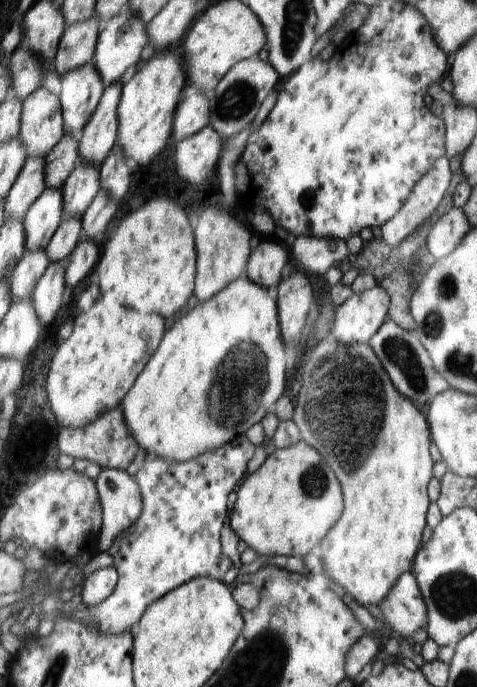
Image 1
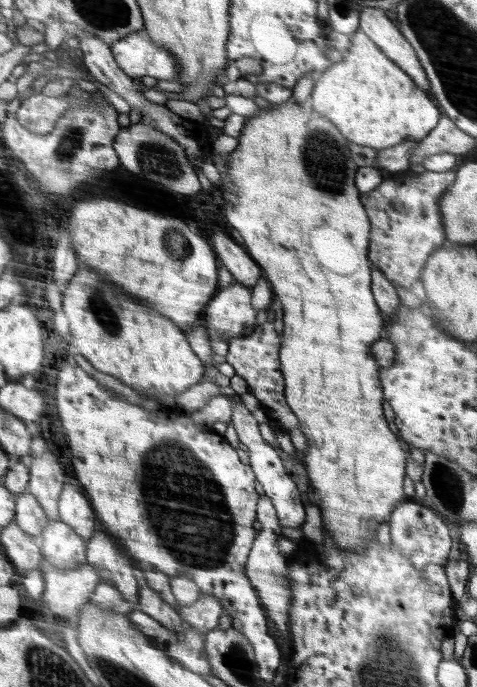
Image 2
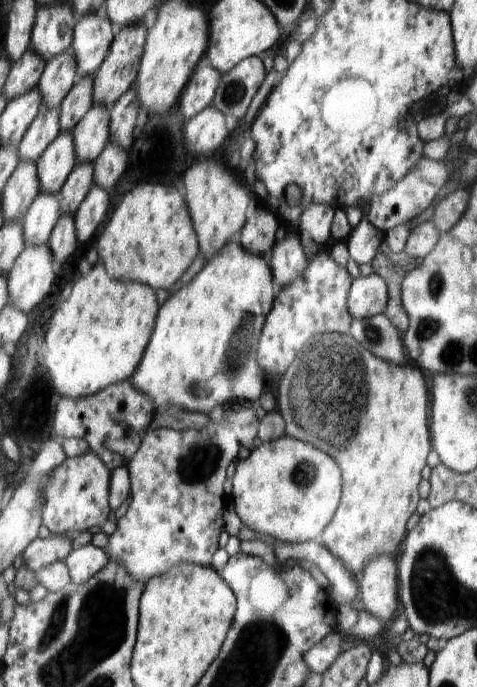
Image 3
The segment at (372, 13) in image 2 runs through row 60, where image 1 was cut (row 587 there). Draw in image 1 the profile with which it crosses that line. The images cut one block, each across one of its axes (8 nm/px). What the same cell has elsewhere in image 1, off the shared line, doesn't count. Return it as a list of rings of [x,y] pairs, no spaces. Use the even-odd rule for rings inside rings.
[[[405,572],[378,605],[389,628],[412,639],[418,630],[430,629],[428,606],[413,572]]]

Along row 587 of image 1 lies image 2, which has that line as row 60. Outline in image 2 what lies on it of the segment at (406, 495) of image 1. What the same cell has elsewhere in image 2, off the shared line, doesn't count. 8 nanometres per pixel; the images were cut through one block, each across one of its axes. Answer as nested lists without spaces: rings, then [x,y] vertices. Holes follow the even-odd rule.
[[[355,30],[350,35],[350,42],[352,45],[343,54],[342,61],[332,63],[330,68],[321,72],[322,76],[317,76],[309,98],[312,100],[312,108],[330,118],[338,126],[338,130],[342,130],[342,134],[346,134],[346,138],[350,138],[352,142],[370,146],[377,151],[390,149],[404,141],[420,142],[436,128],[440,118],[438,106],[426,91],[418,87],[410,74],[399,67],[363,30]]]

